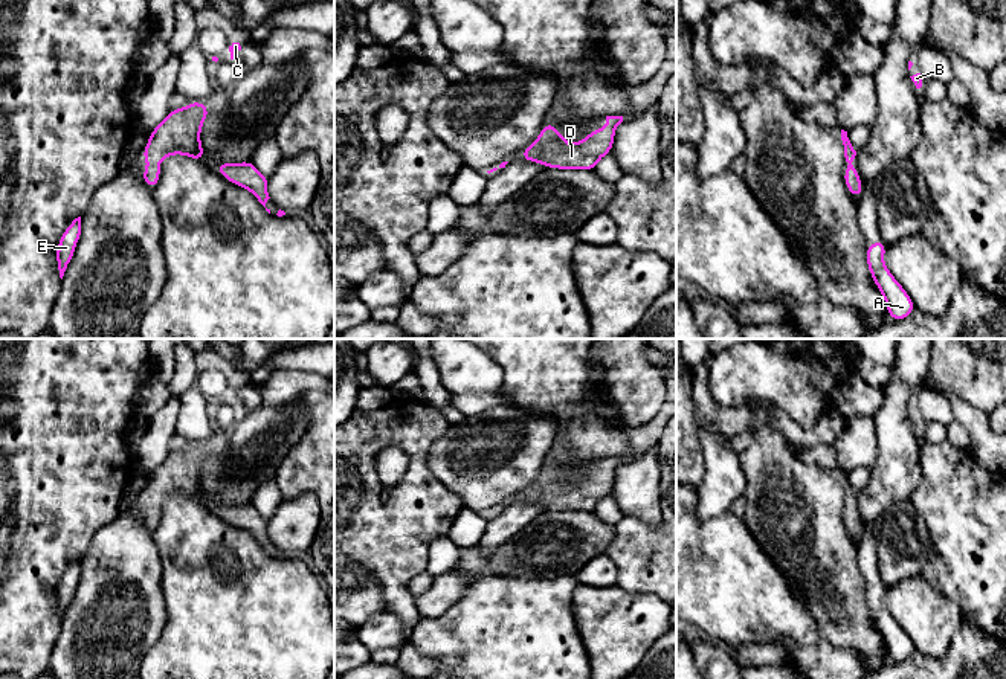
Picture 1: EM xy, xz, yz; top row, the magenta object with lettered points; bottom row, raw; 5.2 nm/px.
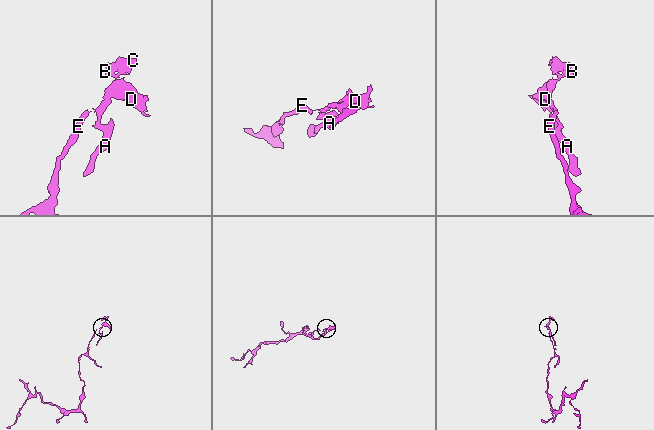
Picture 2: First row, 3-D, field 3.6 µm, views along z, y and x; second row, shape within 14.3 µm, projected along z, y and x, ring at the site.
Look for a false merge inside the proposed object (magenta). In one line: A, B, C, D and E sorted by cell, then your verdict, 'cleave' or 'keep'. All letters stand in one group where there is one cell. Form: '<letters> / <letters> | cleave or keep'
A B C D E | keep

